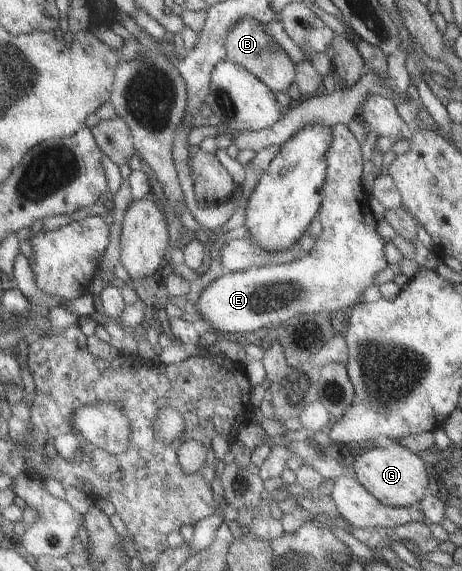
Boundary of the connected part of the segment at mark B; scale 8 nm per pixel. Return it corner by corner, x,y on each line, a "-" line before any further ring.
251,18
236,21
226,33
223,44
226,59
259,78
273,93
287,92
295,81
295,64
277,40
264,31
264,24

